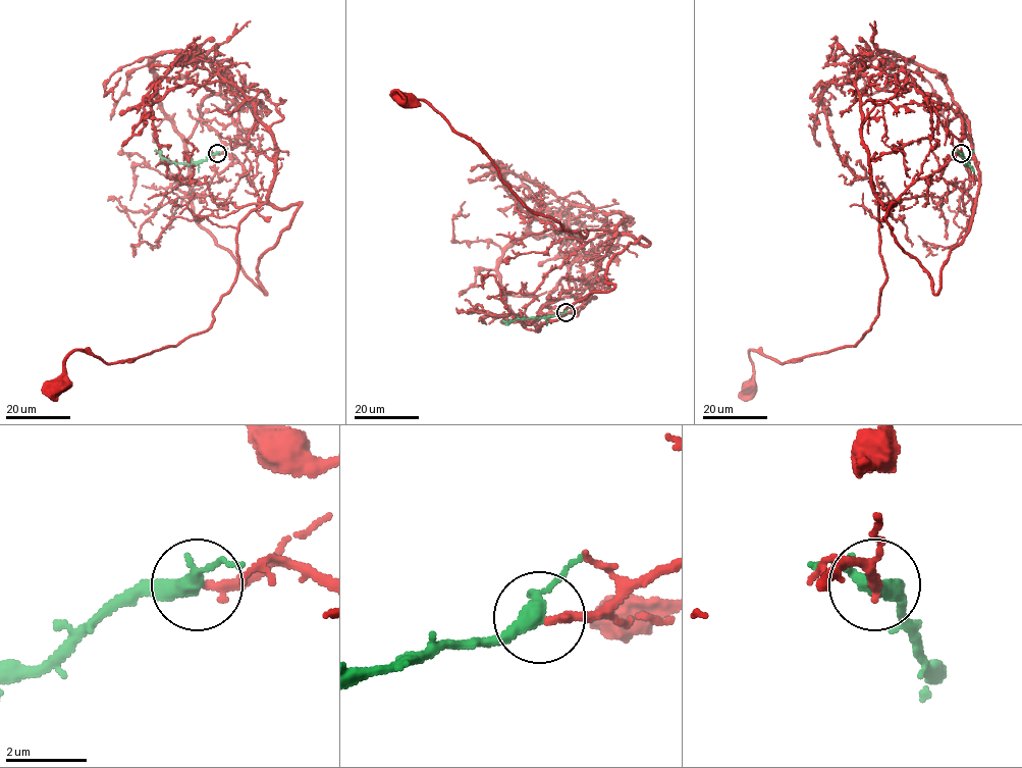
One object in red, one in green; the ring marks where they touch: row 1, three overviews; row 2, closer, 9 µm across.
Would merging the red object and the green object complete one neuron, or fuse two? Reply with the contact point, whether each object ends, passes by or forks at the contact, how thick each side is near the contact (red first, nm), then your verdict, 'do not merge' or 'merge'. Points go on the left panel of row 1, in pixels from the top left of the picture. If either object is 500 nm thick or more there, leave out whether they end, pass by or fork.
place (217, 153); red ends; green passes by; calibres 240 and 360 nm; merge

